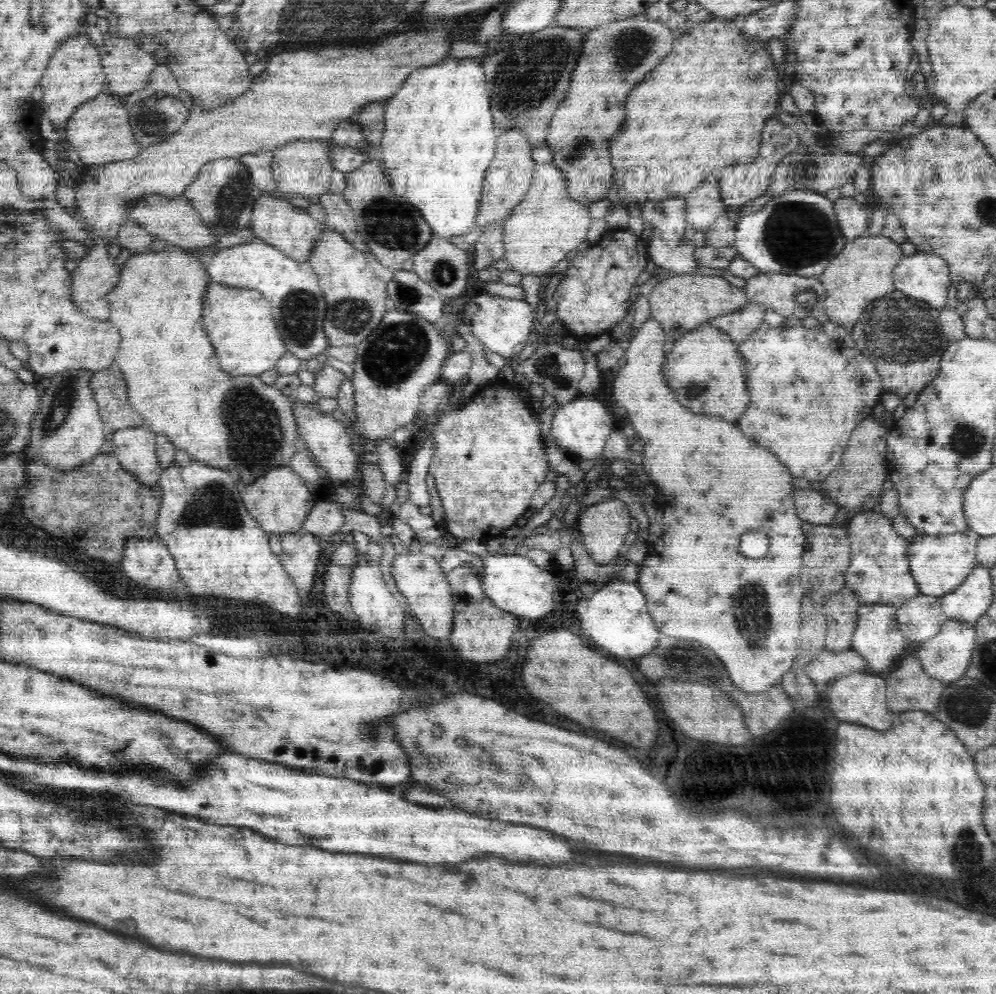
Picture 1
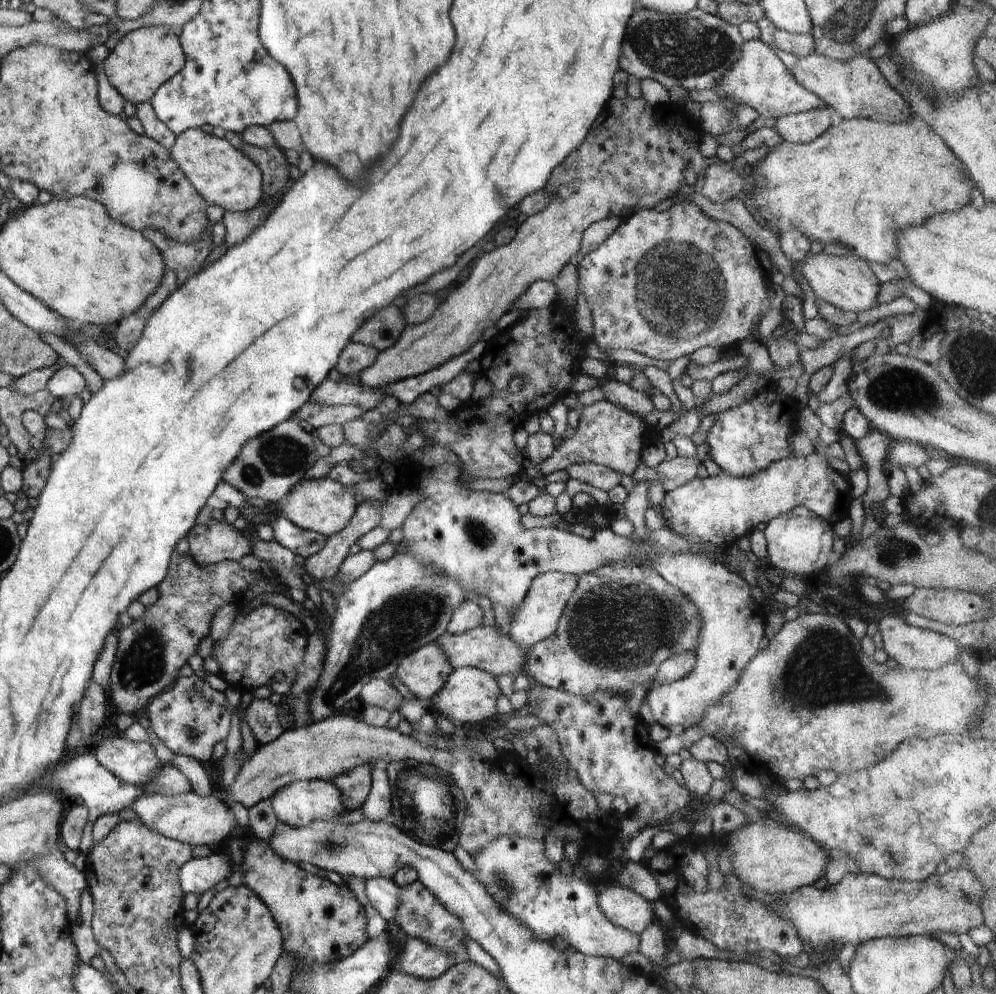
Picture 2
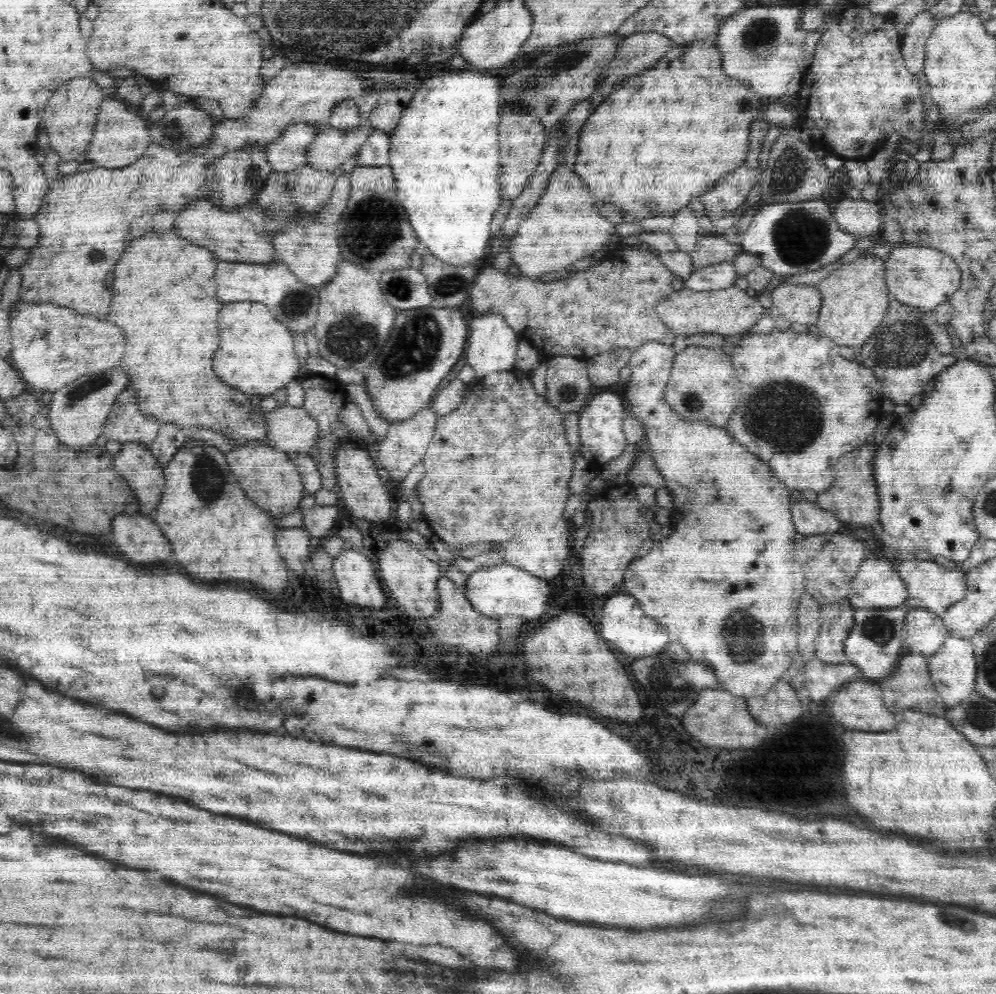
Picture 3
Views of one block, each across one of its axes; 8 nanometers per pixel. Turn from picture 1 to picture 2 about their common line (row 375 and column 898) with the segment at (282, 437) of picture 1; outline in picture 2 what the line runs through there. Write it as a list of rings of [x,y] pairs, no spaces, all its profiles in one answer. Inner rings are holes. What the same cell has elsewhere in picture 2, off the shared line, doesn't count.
[[[913,115],[910,120],[899,123],[882,123],[872,119],[843,119],[837,126],[829,126],[829,128],[810,143],[790,143],[783,141],[780,145],[772,148],[771,152],[753,166],[753,176],[756,188],[751,190],[755,207],[760,212],[767,226],[772,230],[780,232],[780,234],[789,229],[799,229],[810,241],[818,241],[823,245],[838,242],[842,246],[848,248],[854,256],[863,258],[865,261],[875,262],[878,264],[886,264],[891,260],[898,258],[898,244],[896,244],[896,230],[912,226],[912,224],[922,224],[926,218],[938,214],[938,212],[946,212],[946,210],[960,210],[970,202],[970,192],[974,190],[975,182],[968,175],[965,166],[959,158],[956,158],[950,148],[934,134],[934,130],[926,124],[926,120],[916,118]]]

